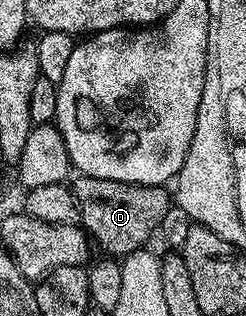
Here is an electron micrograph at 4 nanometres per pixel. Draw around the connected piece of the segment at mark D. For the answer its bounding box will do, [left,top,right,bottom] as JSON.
[69,175,173,259]

